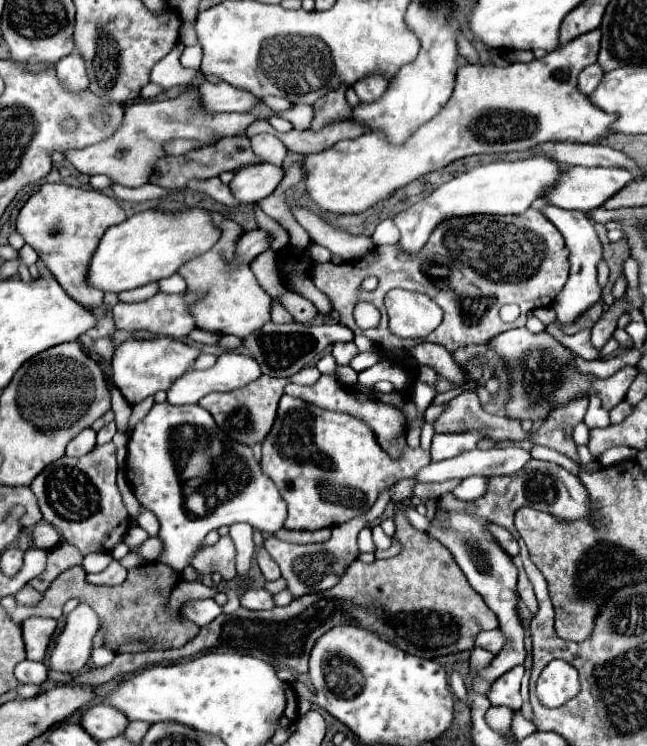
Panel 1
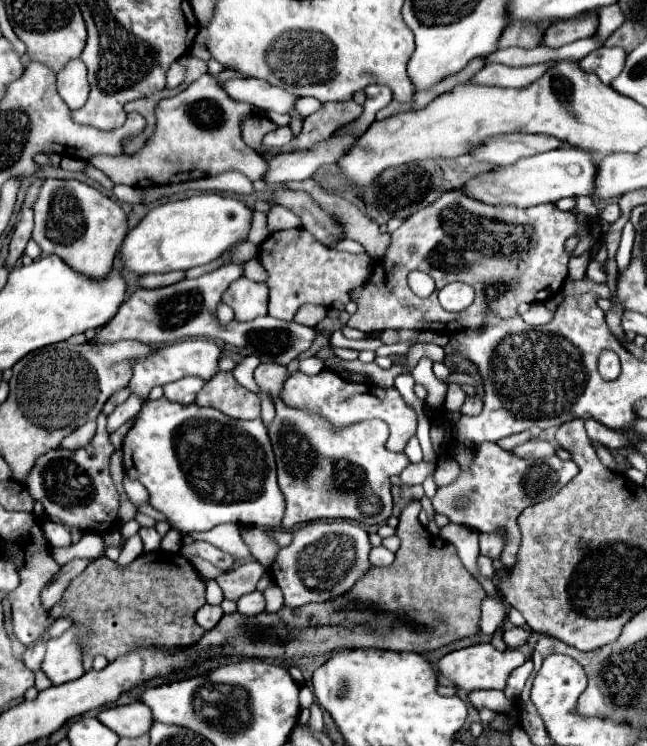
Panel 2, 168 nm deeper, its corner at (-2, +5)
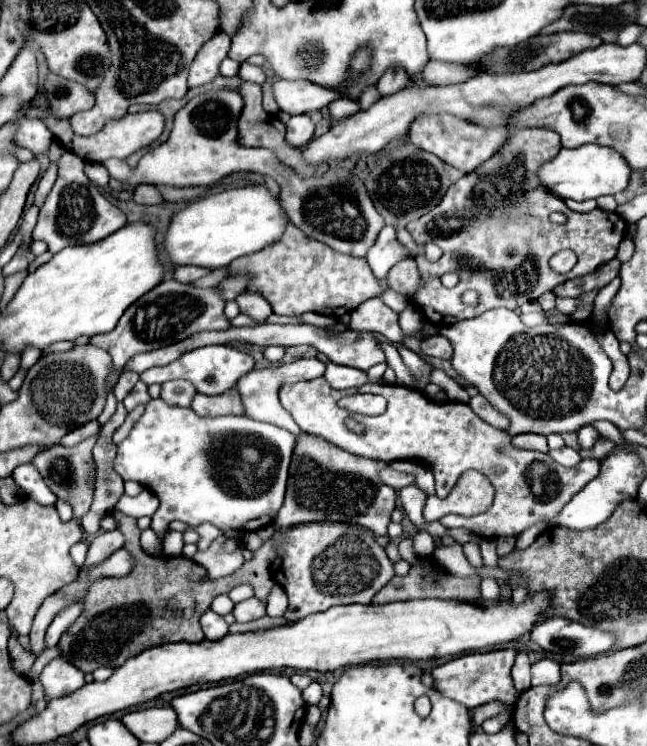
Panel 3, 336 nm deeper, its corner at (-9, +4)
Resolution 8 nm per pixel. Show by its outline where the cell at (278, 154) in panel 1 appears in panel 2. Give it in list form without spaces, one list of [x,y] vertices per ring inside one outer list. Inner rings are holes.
[[[277,127],[275,131],[271,131],[271,133],[267,133],[267,135],[263,137],[263,143],[269,145],[269,147],[281,149],[281,147],[289,145],[291,139],[293,139],[293,135],[291,135],[291,129],[289,129],[289,127]]]

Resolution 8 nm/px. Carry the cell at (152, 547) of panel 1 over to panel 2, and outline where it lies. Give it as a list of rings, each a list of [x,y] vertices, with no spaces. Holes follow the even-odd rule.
[[[169,529],[167,535],[163,535],[161,539],[161,549],[169,551],[169,553],[179,553],[181,549],[181,533],[175,529]]]

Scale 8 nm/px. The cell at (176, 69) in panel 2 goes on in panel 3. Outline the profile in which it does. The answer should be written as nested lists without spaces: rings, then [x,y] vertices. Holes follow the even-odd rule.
[[[220,32],[212,40],[208,40],[198,56],[194,58],[190,66],[190,76],[188,76],[188,86],[204,86],[212,82],[220,74],[220,62],[228,56],[230,50],[230,36]]]

